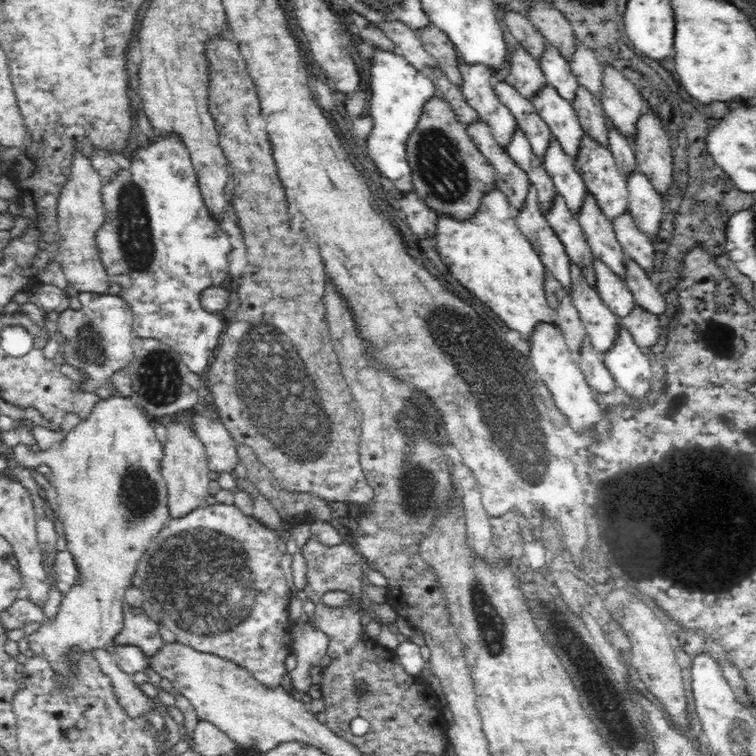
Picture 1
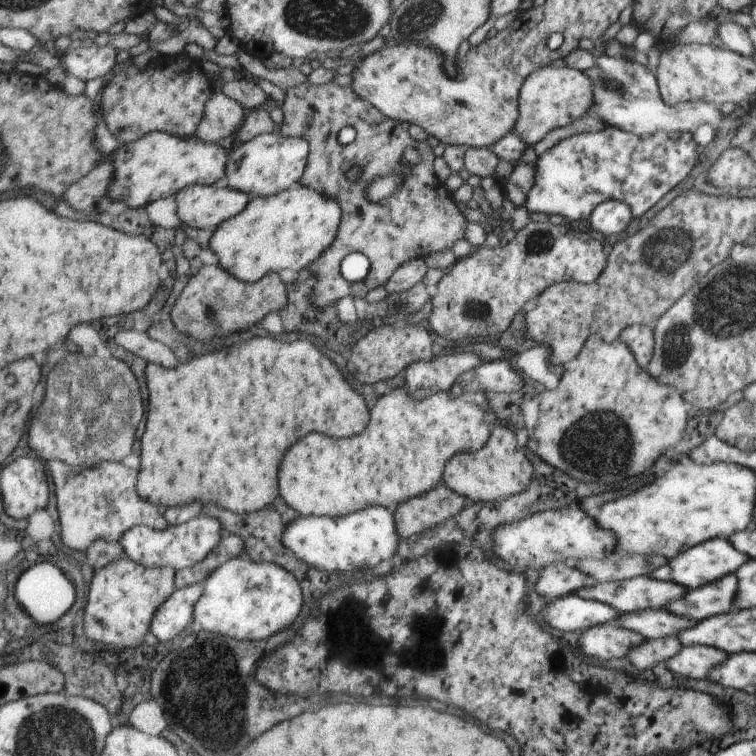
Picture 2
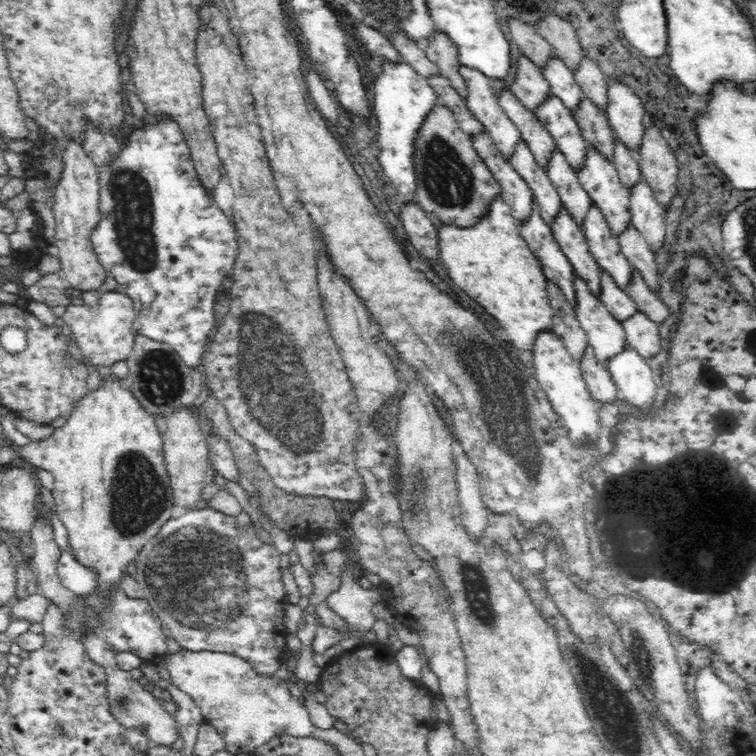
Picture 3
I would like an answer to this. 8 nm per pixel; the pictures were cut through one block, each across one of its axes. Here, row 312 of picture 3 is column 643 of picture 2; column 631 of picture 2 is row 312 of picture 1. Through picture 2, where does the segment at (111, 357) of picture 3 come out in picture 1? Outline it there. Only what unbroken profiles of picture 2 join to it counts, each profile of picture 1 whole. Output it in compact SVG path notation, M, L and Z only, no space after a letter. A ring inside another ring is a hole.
M82 292L78 294L82 306L78 310L66 309L58 316L57 335L61 346L58 361L84 372L88 378L77 386L82 393L95 393L100 386L106 388L114 372L127 368L133 361L133 312L130 305L118 295Z

